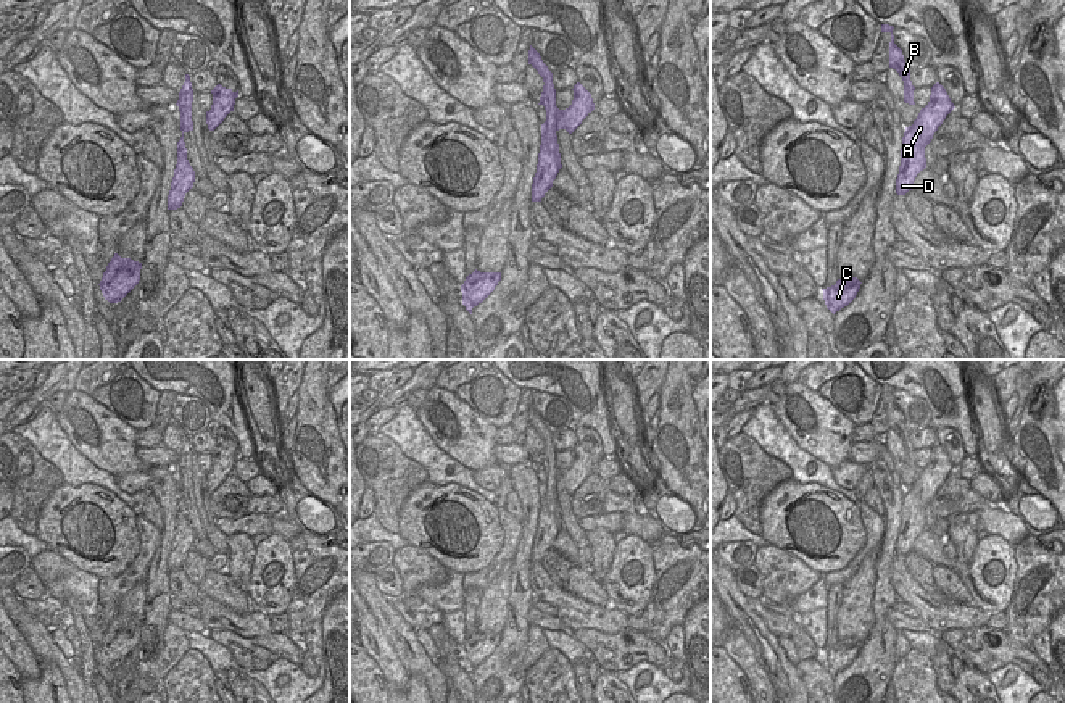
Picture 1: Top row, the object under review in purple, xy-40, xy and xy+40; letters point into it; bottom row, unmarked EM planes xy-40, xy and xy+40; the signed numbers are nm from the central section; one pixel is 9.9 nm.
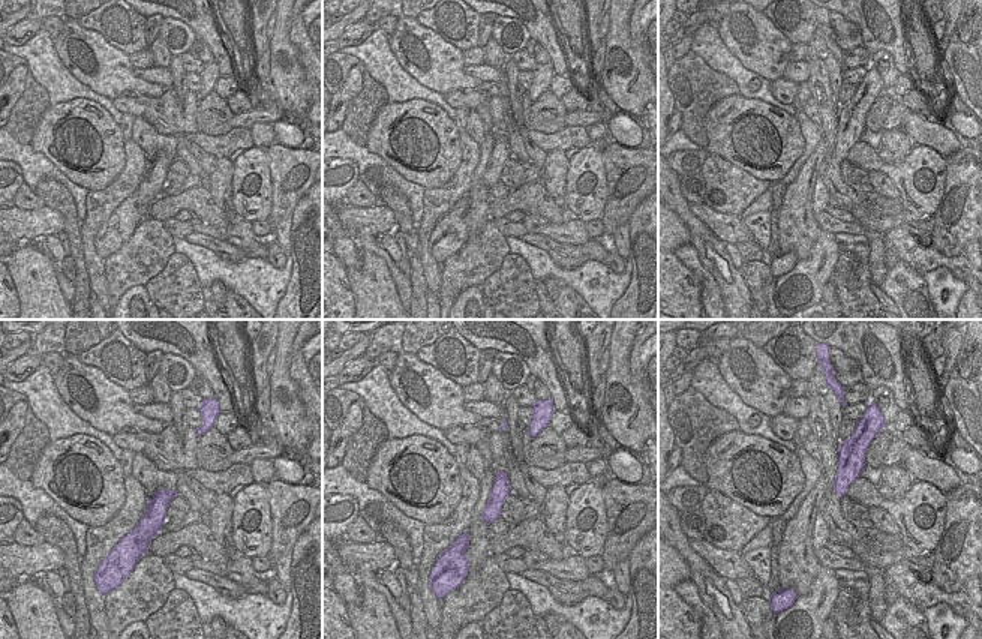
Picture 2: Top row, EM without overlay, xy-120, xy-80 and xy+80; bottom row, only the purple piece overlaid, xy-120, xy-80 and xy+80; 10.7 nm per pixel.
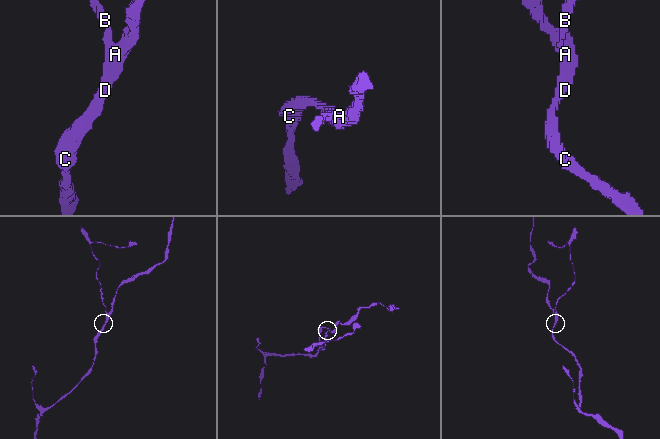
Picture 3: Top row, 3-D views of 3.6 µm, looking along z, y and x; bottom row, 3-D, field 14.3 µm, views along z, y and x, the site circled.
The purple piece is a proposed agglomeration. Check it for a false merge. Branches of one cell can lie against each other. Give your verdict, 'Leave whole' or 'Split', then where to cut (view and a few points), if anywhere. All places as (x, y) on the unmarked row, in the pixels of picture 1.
Split. Split along xy (561, 471), (556, 490)

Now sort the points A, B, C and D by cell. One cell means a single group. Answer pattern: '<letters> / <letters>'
A C D / B

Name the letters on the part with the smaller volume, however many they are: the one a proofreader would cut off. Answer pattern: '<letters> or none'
B

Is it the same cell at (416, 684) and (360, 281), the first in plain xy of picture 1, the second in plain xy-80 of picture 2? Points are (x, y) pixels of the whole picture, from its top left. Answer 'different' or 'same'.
same

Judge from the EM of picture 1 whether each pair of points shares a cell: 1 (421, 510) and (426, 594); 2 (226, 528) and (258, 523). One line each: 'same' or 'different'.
1: different
2: same

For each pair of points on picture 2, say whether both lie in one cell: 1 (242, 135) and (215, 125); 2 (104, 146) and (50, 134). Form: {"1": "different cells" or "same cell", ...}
{"1": "different cells", "2": "same cell"}

